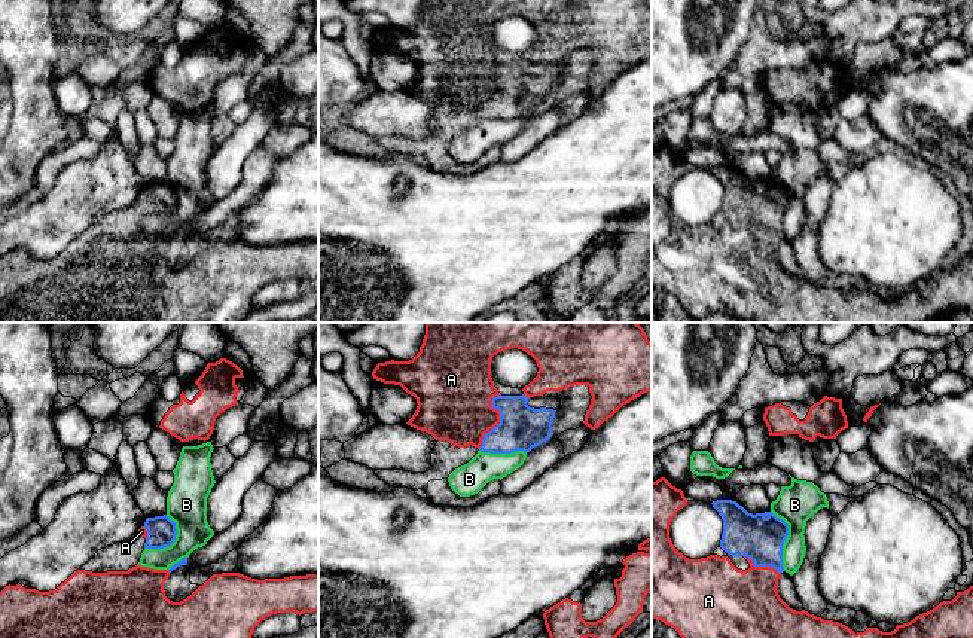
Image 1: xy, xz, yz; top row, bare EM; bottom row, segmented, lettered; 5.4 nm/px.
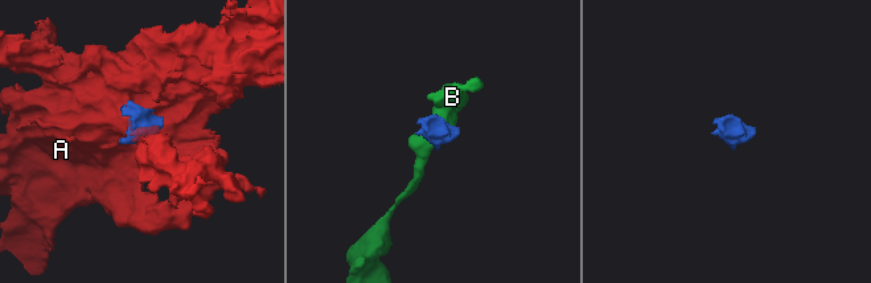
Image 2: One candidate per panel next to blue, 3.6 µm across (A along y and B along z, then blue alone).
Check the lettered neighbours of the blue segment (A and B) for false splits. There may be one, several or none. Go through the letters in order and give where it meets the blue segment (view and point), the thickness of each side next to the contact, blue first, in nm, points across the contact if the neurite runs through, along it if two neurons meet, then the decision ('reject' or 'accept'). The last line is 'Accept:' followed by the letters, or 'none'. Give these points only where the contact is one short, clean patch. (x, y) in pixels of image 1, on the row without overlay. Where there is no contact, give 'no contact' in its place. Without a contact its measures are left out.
A: contact xz (500, 86); calibres 240 and 360 nm; accept
B: contact yz (784, 207); calibres 240 and 200 nm; reject
Accept: A

